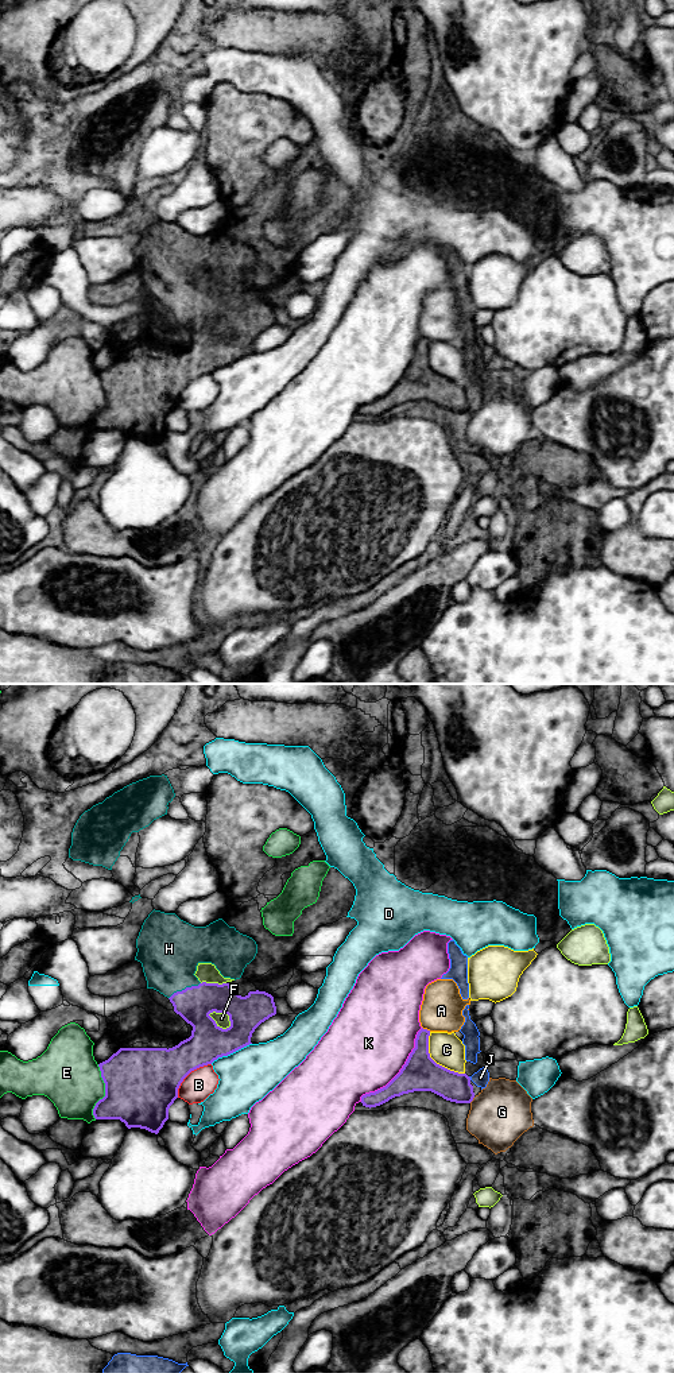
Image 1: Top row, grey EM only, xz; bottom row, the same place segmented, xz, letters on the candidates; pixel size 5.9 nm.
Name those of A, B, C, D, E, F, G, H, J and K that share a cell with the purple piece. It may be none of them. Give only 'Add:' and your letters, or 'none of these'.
Add: H

